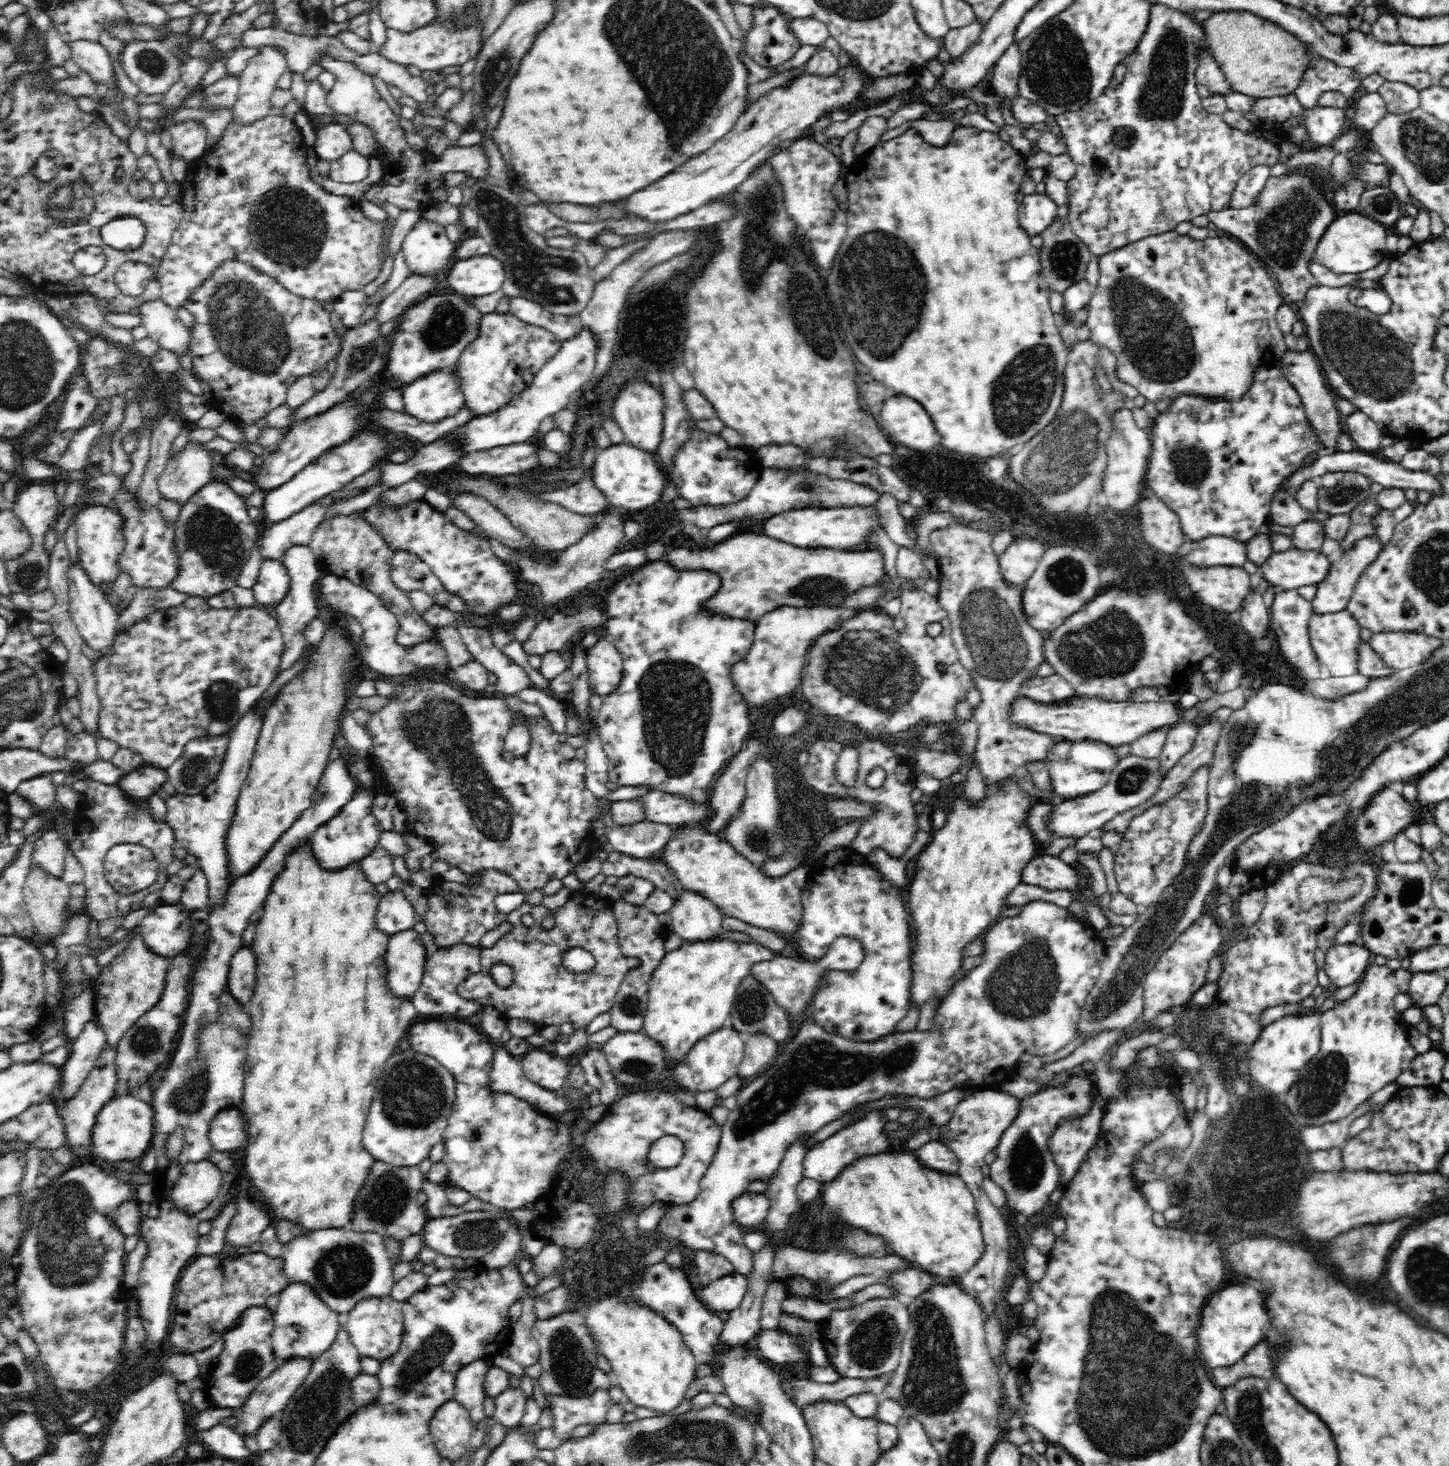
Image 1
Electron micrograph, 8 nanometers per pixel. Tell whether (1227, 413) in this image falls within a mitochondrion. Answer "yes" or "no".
no

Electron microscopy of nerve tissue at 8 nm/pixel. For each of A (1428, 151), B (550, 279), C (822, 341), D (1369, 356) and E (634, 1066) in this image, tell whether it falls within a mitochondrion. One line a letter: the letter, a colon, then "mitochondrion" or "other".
A: mitochondrion
B: mitochondrion
C: mitochondrion
D: mitochondrion
E: mitochondrion

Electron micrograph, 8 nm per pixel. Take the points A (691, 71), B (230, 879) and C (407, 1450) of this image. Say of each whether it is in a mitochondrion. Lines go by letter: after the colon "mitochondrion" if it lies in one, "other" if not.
A: mitochondrion
B: other
C: other

